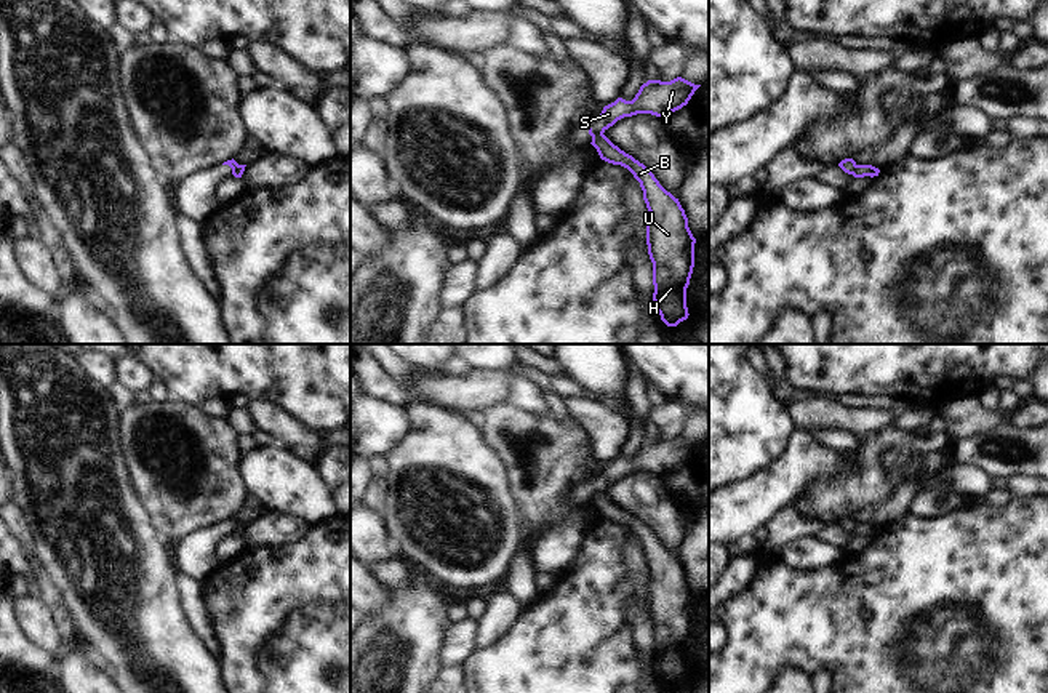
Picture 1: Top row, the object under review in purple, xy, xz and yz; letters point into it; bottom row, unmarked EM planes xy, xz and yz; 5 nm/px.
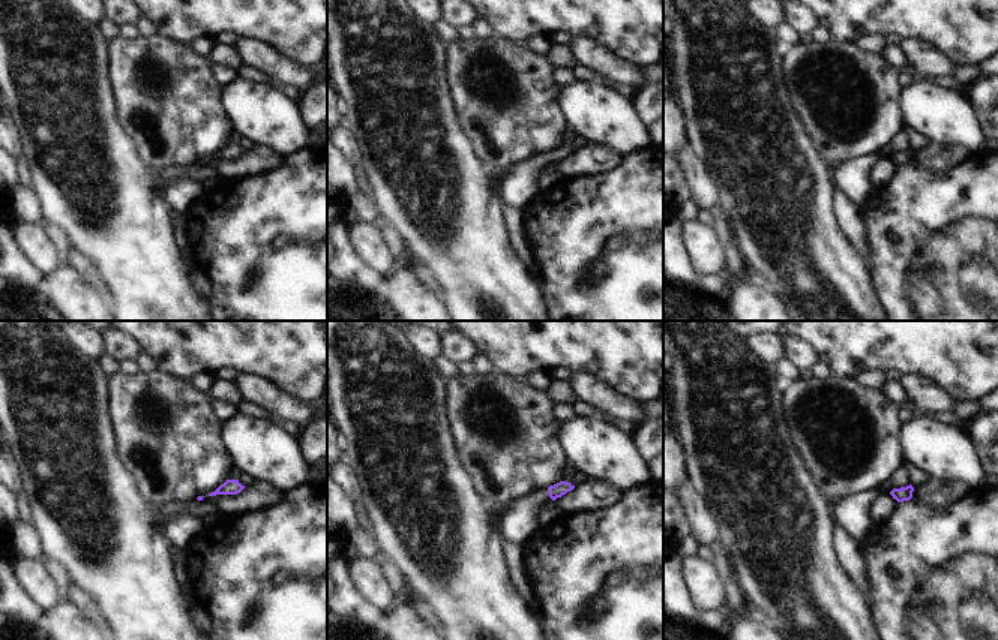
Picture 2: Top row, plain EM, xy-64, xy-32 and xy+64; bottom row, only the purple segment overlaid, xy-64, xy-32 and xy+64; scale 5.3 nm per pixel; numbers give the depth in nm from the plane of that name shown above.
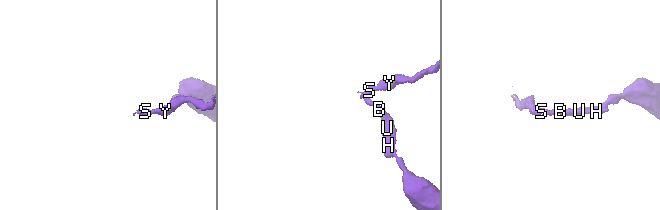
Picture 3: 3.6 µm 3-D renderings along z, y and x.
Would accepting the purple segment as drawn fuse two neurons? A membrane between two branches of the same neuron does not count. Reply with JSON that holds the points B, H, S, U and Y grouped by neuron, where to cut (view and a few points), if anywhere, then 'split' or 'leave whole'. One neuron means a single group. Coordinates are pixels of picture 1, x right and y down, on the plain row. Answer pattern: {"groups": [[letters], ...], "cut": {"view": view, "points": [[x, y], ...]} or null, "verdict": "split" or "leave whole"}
{"groups": [["B", "H", "U"], ["S", "Y"]], "cut": {"view": "xz", "points": [[602, 492], [592, 495]]}, "verdict": "split"}

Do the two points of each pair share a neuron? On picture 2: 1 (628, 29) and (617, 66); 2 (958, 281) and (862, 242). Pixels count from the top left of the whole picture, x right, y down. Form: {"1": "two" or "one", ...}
{"1": "two", "2": "two"}

